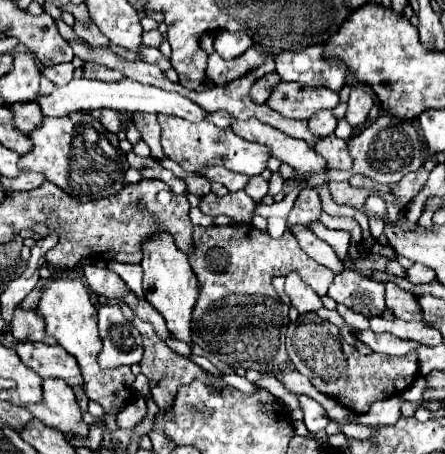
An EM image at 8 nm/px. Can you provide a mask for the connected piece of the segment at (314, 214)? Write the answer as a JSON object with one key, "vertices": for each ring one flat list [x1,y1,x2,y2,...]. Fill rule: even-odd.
{"vertices":[[304,189,294,201,294,209,288,215,288,221,318,221,320,213,322,213,322,201,318,189]]}

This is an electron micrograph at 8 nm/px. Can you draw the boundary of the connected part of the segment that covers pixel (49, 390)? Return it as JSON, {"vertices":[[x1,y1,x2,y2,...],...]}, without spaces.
{"vertices":[[44,379,42,401,24,405,24,409,28,409,34,419,62,433,66,431,72,431,76,435,88,433,88,425,82,421,82,411,76,403,74,391,68,387,68,383,60,379]]}

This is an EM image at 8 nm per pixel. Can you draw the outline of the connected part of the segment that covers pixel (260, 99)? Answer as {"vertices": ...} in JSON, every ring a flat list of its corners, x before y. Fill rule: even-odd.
{"vertices":[[274,71,274,73,266,73,264,77,260,77,260,79,252,85,252,89,250,89,250,99,252,99,254,103,264,103,264,99,268,99,268,91,272,91,272,87,274,87,278,81,280,81,280,77,276,75,276,71]]}

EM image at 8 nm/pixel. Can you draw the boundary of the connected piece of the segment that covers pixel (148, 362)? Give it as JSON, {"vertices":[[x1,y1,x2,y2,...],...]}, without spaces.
{"vertices":[[136,317,132,323,136,325,136,329,140,331,142,341,144,341,144,357,142,357,142,361,140,361,140,367,142,367,142,373,148,377,150,393,152,393,152,399,156,401,158,407,166,409,166,407,172,403,172,399,174,399,178,387,180,387,180,385,188,385,188,383,192,383,192,381,196,381,196,379,202,381,204,385,212,387,212,383,210,383,210,379,208,379,208,373,206,373,200,365,196,365,192,359,174,353,174,351,154,333,154,327,152,327,150,323,146,323,146,321,138,319,138,317]]}

